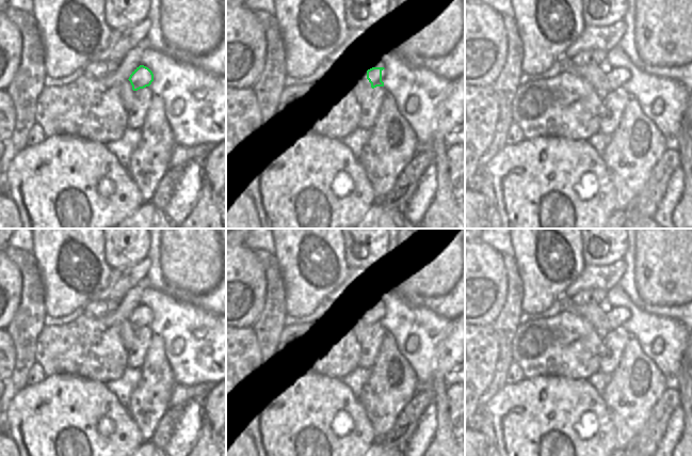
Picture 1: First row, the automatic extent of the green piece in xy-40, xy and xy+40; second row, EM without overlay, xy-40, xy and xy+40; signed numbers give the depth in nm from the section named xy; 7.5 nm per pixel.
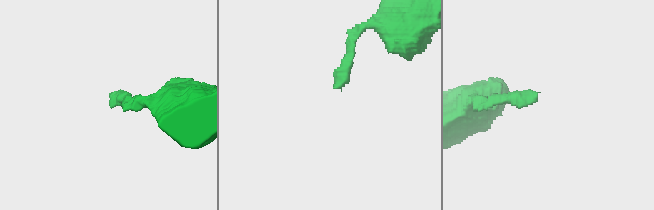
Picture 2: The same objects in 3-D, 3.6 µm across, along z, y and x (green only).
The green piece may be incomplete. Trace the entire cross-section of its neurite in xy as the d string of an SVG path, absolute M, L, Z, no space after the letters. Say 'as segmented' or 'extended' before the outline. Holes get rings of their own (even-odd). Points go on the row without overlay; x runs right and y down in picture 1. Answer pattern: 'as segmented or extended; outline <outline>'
extended; outline M372 306L367 310L367 318L371 323L371 327L384 326L384 320L391 317L392 312L384 306Z

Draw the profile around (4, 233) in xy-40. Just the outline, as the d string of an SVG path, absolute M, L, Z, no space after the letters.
M0 229L0 249L4 249L15 229Z

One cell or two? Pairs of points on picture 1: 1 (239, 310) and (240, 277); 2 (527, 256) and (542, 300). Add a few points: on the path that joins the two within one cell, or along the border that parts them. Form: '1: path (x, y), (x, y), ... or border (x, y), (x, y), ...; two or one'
1: path (239, 301), (239, 285); one
2: path (536, 267), (541, 274), (541, 289); one

